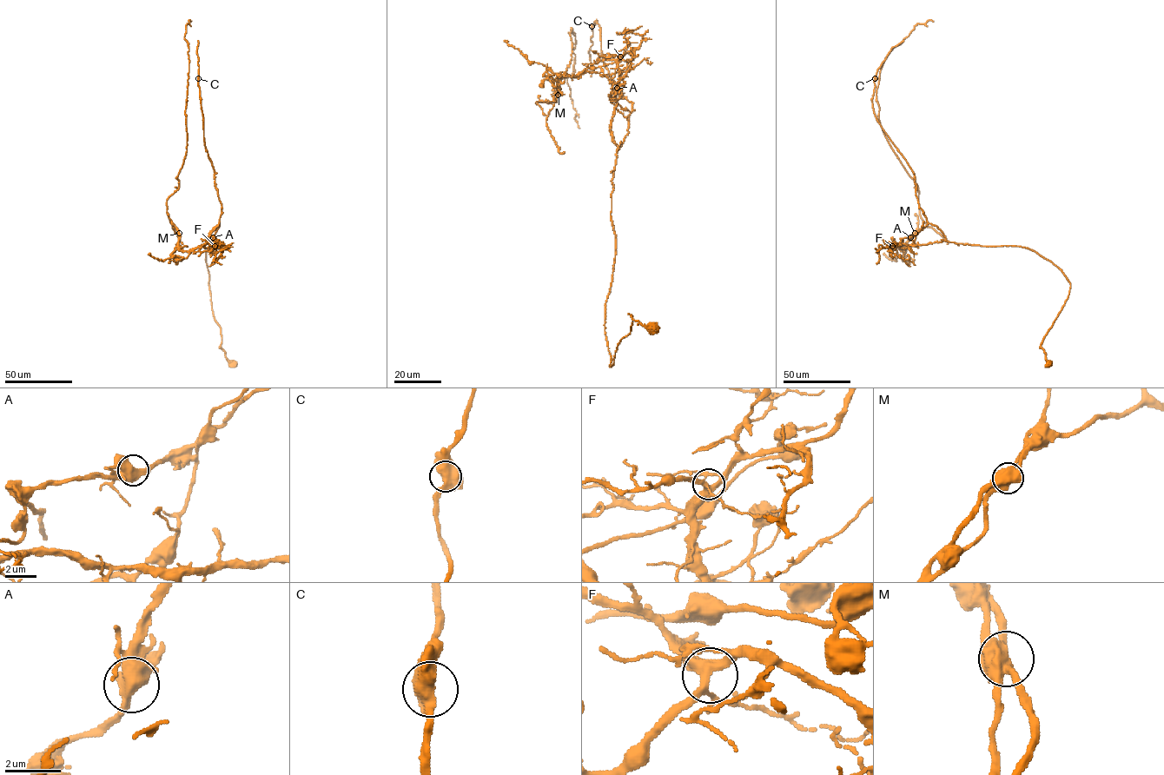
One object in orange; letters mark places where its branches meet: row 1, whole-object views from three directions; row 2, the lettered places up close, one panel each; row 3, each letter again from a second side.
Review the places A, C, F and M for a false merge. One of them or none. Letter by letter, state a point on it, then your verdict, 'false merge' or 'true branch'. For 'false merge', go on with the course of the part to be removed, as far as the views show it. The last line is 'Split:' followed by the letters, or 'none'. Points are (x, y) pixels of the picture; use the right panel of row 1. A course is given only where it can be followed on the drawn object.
A: (910, 237) | true branch
C: (875, 78) | true branch
F: (892, 246) | true branch
M: (915, 233) | false merge | (915, 233), (926, 226), (920, 215), (917, 185), (885, 135), (876, 91), (889, 52), (917, 23), (933, 21)
Split: M

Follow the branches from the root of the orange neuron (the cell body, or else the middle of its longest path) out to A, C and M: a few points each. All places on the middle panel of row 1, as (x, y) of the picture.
A: (653, 329), (631, 315), (631, 331), (610, 367), (611, 179), (628, 127), (611, 101), (617, 88)
C: (653, 329), (631, 315), (631, 331), (610, 367), (611, 179), (632, 103), (610, 76), (599, 26), (591, 26)
M: (653, 329), (631, 315), (610, 367), (618, 62), (558, 76), (558, 95)

